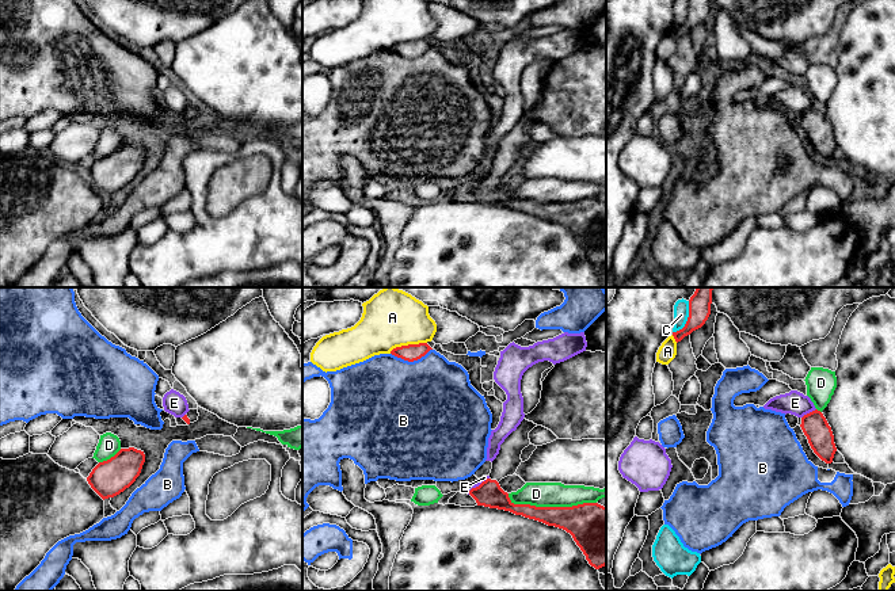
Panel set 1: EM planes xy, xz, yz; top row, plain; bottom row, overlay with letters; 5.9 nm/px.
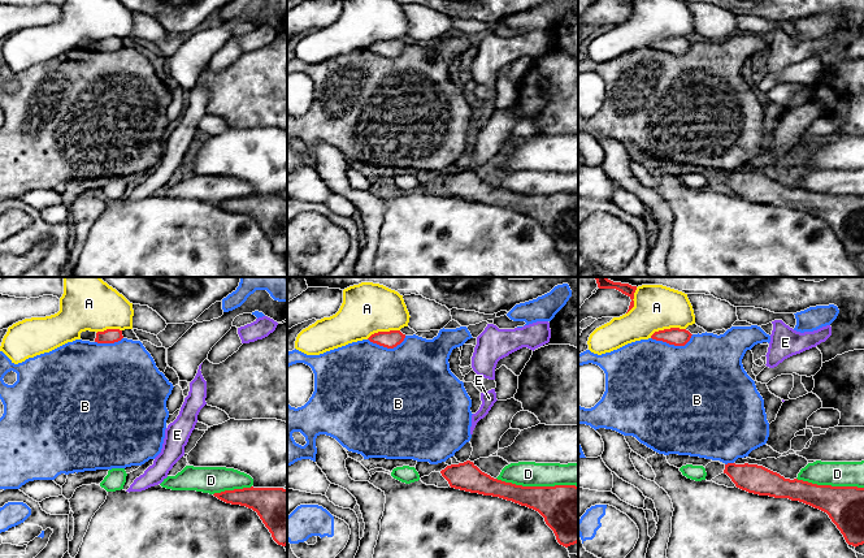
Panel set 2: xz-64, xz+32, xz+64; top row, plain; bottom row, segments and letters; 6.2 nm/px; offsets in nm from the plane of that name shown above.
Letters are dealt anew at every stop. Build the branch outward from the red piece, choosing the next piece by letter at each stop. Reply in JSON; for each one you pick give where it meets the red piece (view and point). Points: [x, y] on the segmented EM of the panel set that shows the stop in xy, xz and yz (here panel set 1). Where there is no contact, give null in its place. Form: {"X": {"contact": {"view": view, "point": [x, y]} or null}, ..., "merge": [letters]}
{"merge": []}

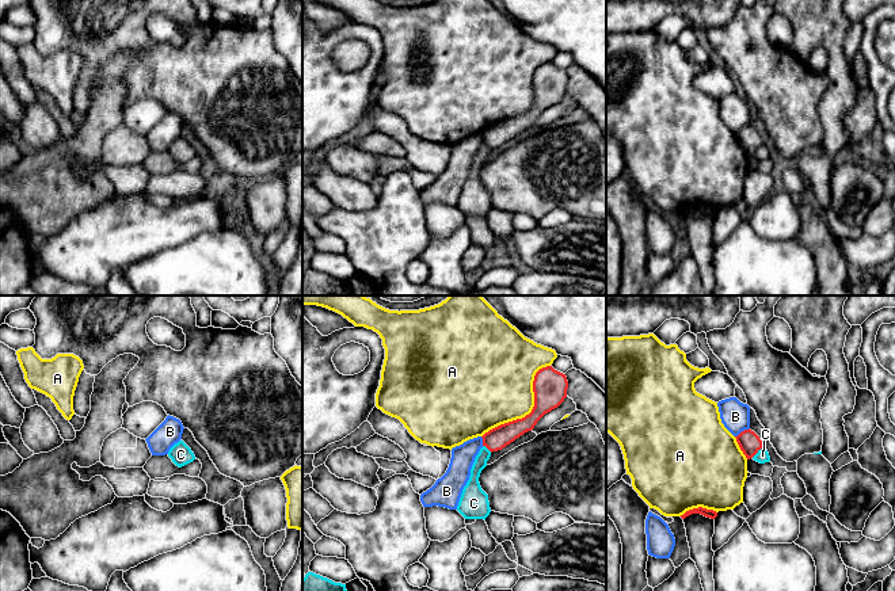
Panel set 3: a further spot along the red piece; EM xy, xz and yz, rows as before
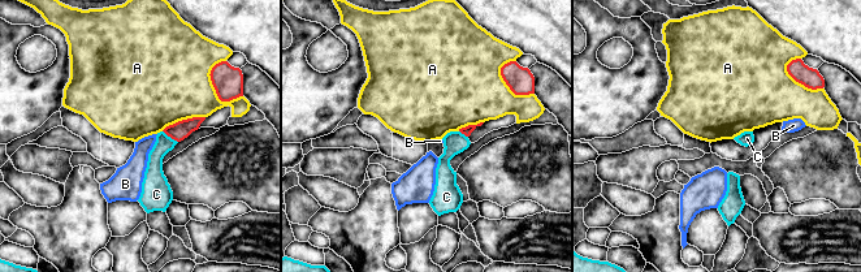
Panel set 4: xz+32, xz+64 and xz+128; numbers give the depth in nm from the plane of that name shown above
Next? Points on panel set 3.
{"merge": []}

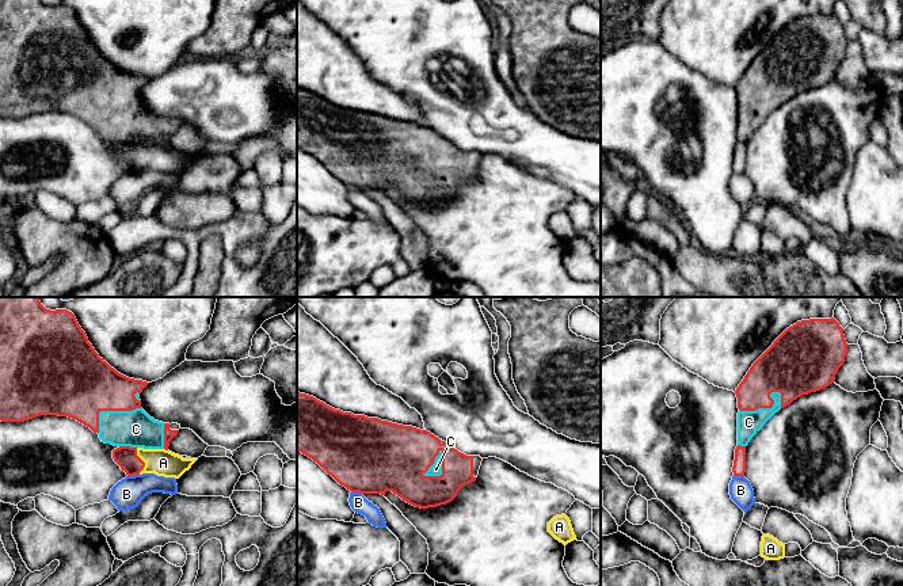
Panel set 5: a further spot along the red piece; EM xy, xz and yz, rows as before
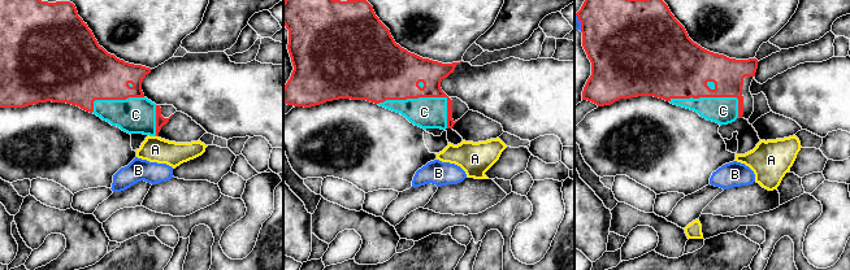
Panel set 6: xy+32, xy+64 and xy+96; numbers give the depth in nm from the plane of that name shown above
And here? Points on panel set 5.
{"C": {"contact": {"view": "yz", "point": [766, 407]}}, "merge": ["C"]}

